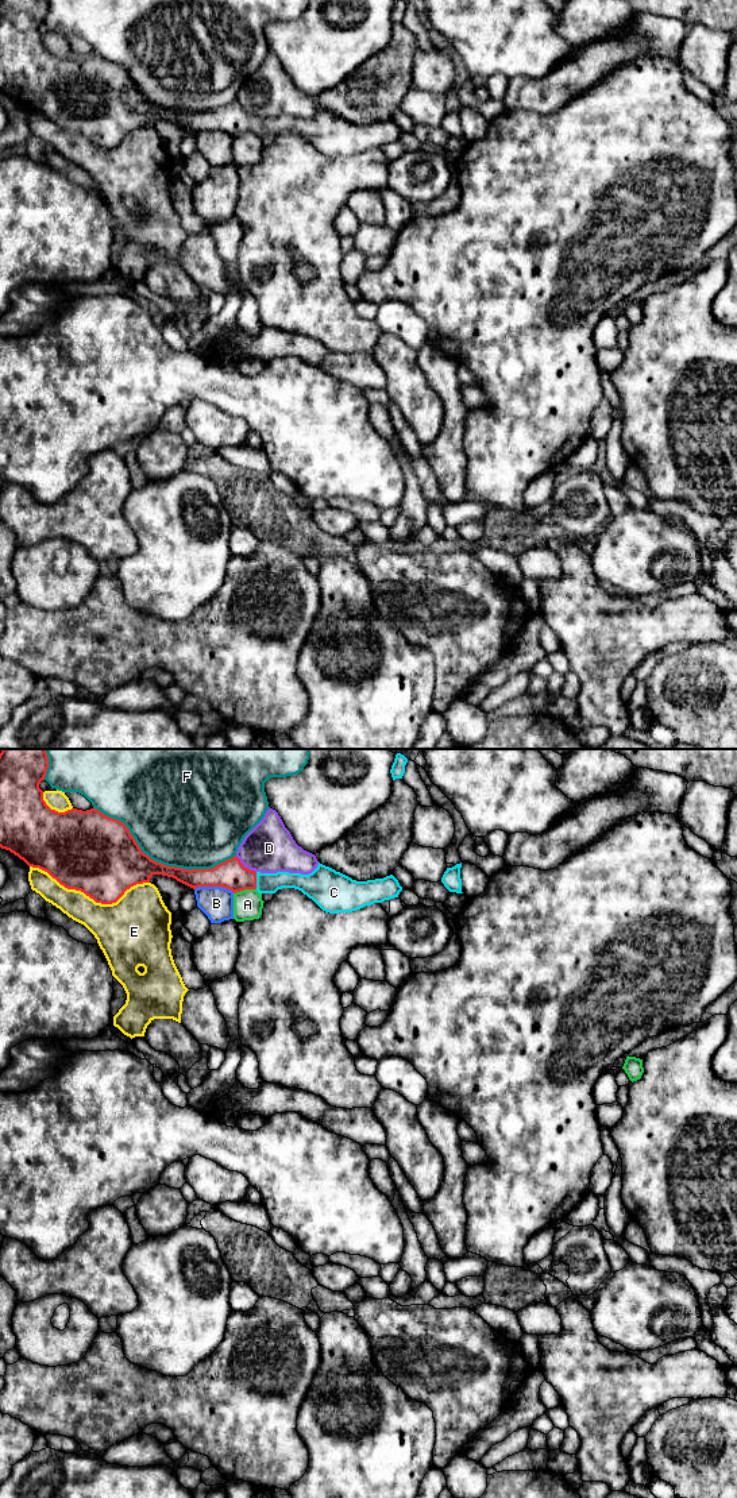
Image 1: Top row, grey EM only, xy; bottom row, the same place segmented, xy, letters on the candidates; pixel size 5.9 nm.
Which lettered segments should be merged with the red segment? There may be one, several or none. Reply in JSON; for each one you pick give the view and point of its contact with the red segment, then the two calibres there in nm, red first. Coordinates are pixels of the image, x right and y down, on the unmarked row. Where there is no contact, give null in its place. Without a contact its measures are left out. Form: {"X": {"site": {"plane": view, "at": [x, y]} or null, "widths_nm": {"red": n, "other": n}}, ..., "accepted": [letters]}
{"C": {"site": {"plane": "xy", "at": [255, 124]}, "widths_nm": {"red": 170, "other": 130}}, "accepted": ["C"]}

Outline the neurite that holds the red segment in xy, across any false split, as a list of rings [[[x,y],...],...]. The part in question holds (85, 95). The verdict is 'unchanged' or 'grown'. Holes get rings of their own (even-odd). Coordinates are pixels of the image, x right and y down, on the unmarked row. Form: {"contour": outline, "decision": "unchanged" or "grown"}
{"contour": [[[0,0],[0,92],[9,94],[28,111],[47,116],[65,132],[84,136],[96,147],[116,147],[131,131],[150,127],[153,119],[173,121],[193,134],[223,131],[234,138],[256,134],[262,139],[275,138],[282,132],[294,132],[329,158],[352,157],[398,142],[402,135],[393,119],[356,126],[320,107],[309,119],[250,115],[236,100],[212,113],[189,115],[163,109],[142,96],[123,66],[104,59],[94,51],[86,55],[72,53],[58,57],[51,54],[43,45],[43,35],[39,32],[47,12],[47,0]]], "decision": "grown"}

